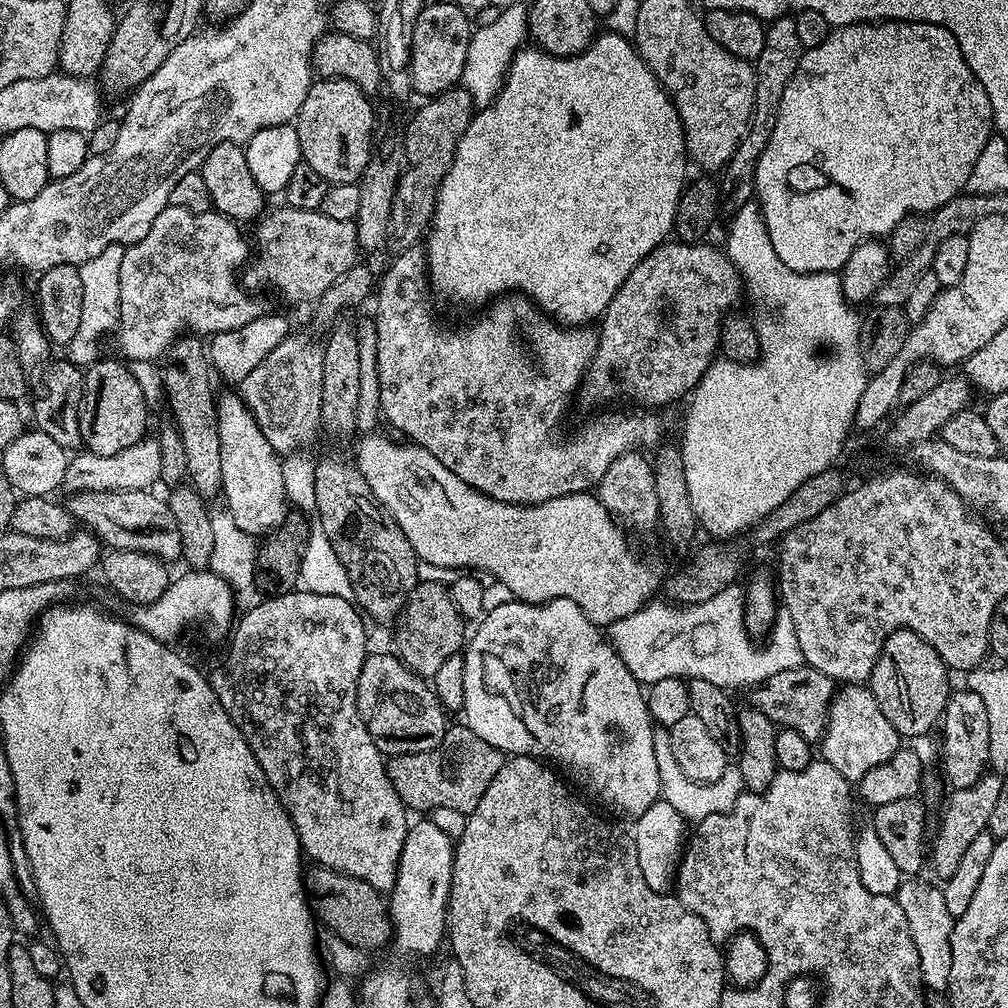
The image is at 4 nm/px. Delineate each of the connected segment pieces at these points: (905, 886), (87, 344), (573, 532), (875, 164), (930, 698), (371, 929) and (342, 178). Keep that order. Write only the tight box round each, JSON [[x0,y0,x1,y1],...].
[[894,878,955,994],[66,244,125,366],[354,434,662,626],[754,20,994,273],[870,628,950,738],[306,866,393,954],[294,79,374,184]]

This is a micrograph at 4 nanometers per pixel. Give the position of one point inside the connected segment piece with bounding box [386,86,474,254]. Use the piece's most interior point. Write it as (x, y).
(430, 141)

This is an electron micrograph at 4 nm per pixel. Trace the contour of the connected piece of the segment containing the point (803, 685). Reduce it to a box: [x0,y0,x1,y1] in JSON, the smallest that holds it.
[751,666,834,742]

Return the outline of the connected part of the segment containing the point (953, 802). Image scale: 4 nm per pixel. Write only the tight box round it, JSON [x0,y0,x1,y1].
[930,772,1004,881]

